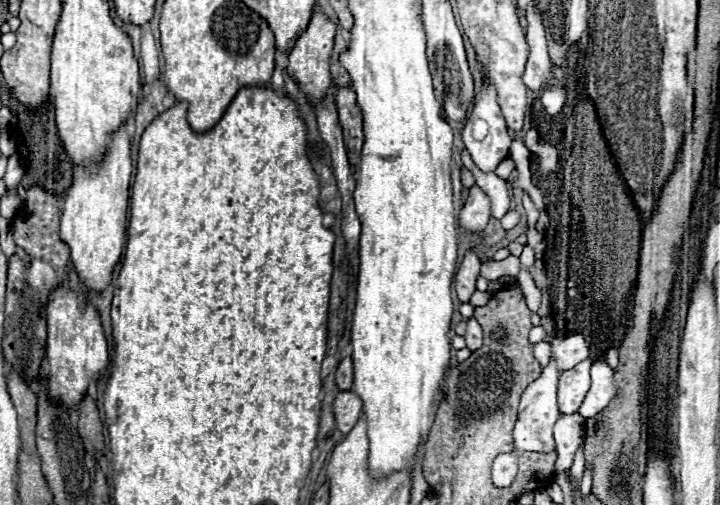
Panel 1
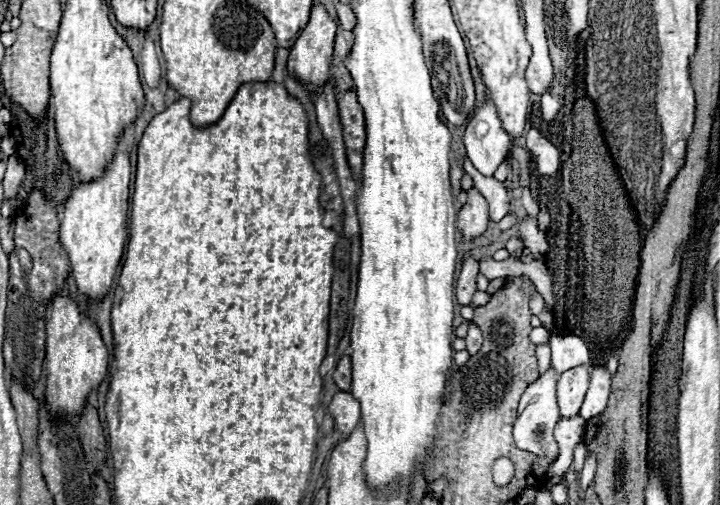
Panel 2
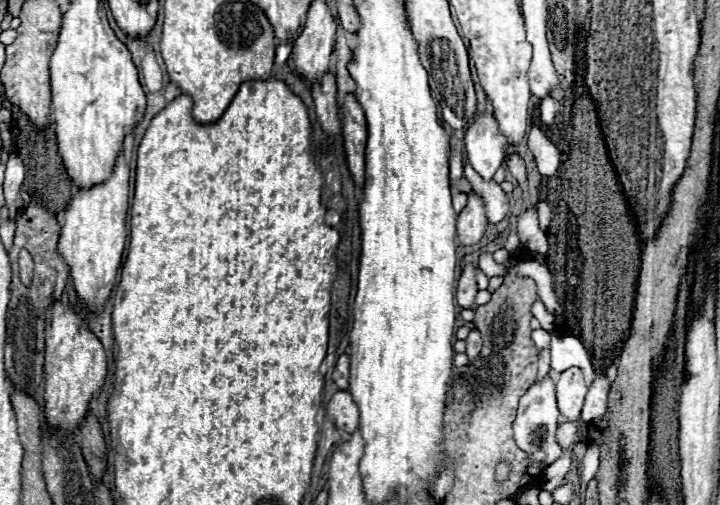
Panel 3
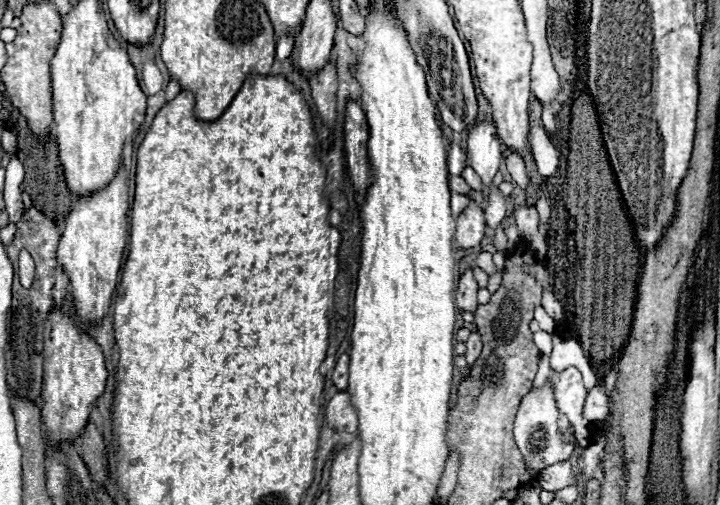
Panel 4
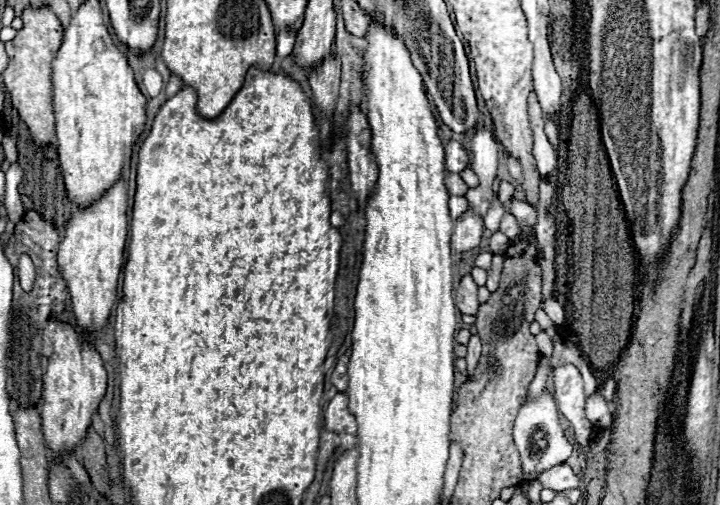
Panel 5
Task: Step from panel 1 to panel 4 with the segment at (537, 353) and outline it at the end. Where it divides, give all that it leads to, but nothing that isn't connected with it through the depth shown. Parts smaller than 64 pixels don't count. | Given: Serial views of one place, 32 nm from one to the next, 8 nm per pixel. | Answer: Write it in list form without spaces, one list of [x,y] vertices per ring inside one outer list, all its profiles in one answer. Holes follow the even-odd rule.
[[[542,354],[540,356],[540,364],[538,364],[538,374],[536,374],[532,386],[542,386],[542,382],[546,382],[546,378],[550,378],[550,374],[552,374],[550,356],[548,354]]]

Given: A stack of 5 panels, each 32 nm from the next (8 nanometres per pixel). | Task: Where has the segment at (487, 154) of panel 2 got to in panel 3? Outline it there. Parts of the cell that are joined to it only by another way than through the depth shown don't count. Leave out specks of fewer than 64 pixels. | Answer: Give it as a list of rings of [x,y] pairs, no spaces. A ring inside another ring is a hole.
[[[484,110],[474,116],[474,120],[468,124],[464,142],[466,158],[470,160],[474,170],[482,178],[490,180],[508,152],[508,140],[498,128],[494,110]]]

